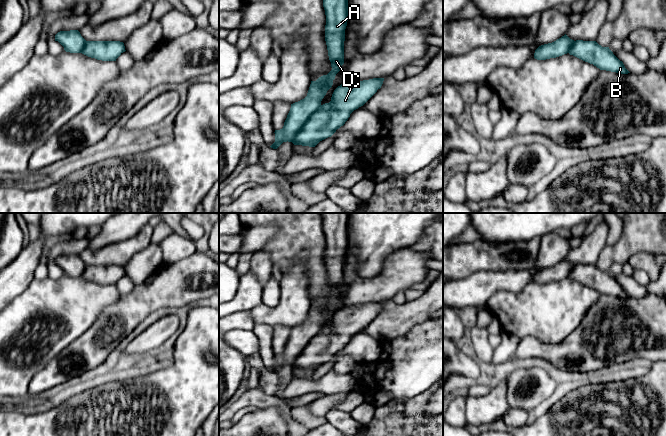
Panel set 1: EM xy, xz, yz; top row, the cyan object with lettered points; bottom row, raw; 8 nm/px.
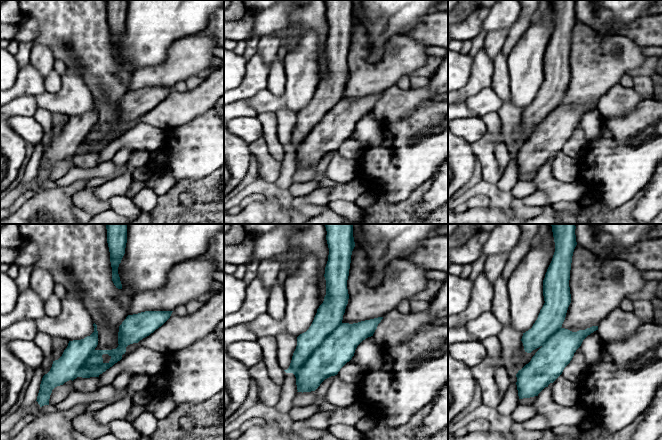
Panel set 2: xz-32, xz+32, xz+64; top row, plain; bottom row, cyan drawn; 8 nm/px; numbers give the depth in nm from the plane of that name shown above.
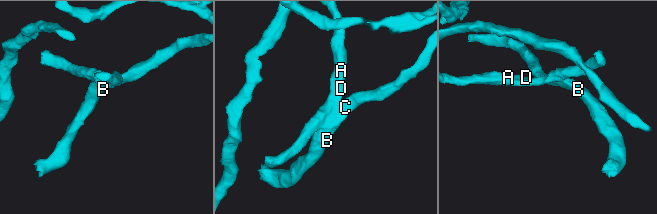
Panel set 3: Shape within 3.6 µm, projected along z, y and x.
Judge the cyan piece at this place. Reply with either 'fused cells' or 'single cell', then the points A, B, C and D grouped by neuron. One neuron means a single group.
single cell | A B C D

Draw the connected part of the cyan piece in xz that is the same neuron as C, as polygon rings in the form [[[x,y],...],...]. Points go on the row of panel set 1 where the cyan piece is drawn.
[[[323,0],[326,15],[325,41],[332,70],[311,81],[307,96],[293,104],[280,130],[275,130],[275,142],[270,146],[277,149],[283,142],[292,142],[294,145],[315,147],[320,141],[331,137],[337,129],[345,124],[350,114],[363,106],[381,88],[384,78],[373,78],[353,83],[344,83],[338,86],[329,103],[321,104],[327,91],[332,87],[336,74],[344,64],[345,29],[348,21],[348,0]]]

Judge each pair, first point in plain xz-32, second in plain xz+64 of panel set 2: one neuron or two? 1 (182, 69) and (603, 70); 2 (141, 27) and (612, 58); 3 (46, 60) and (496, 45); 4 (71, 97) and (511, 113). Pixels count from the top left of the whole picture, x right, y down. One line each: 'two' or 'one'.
1: one
2: two
3: one
4: two

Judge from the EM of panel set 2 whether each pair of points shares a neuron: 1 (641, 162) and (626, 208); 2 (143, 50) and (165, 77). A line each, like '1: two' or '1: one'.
1: two
2: two

